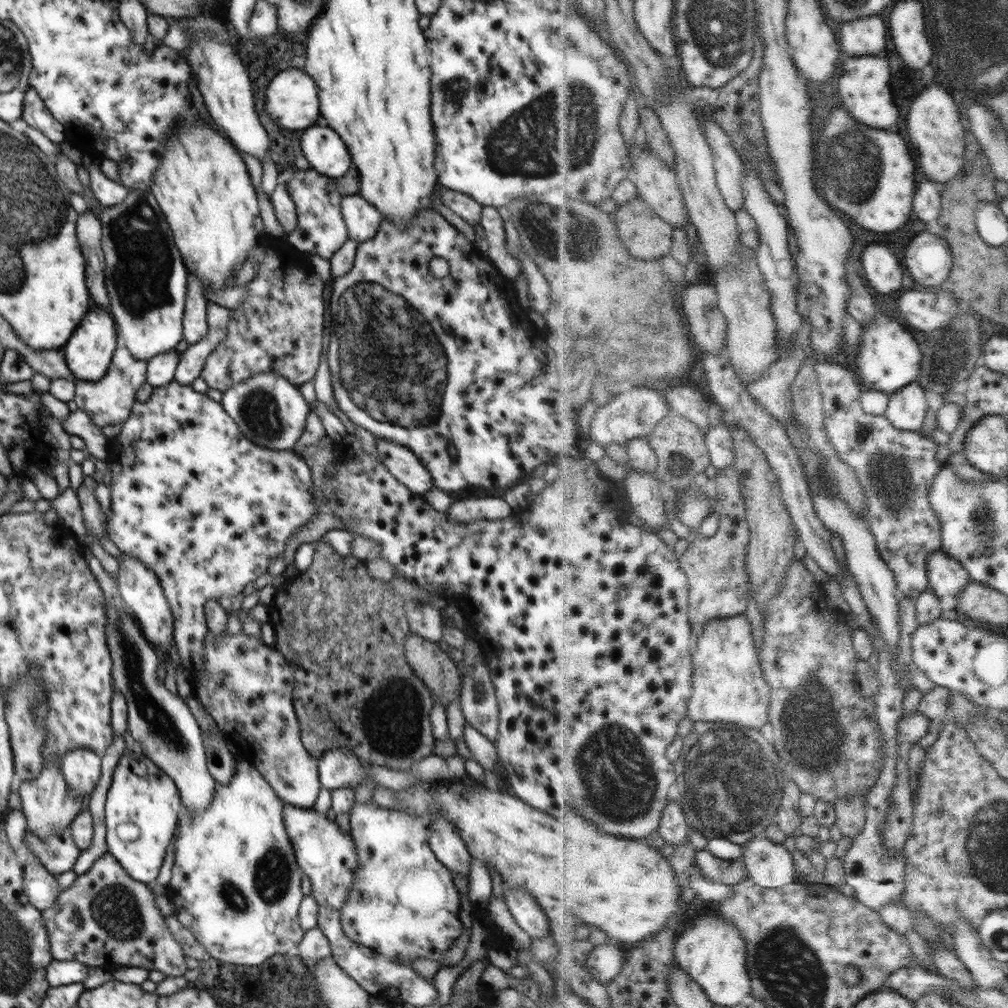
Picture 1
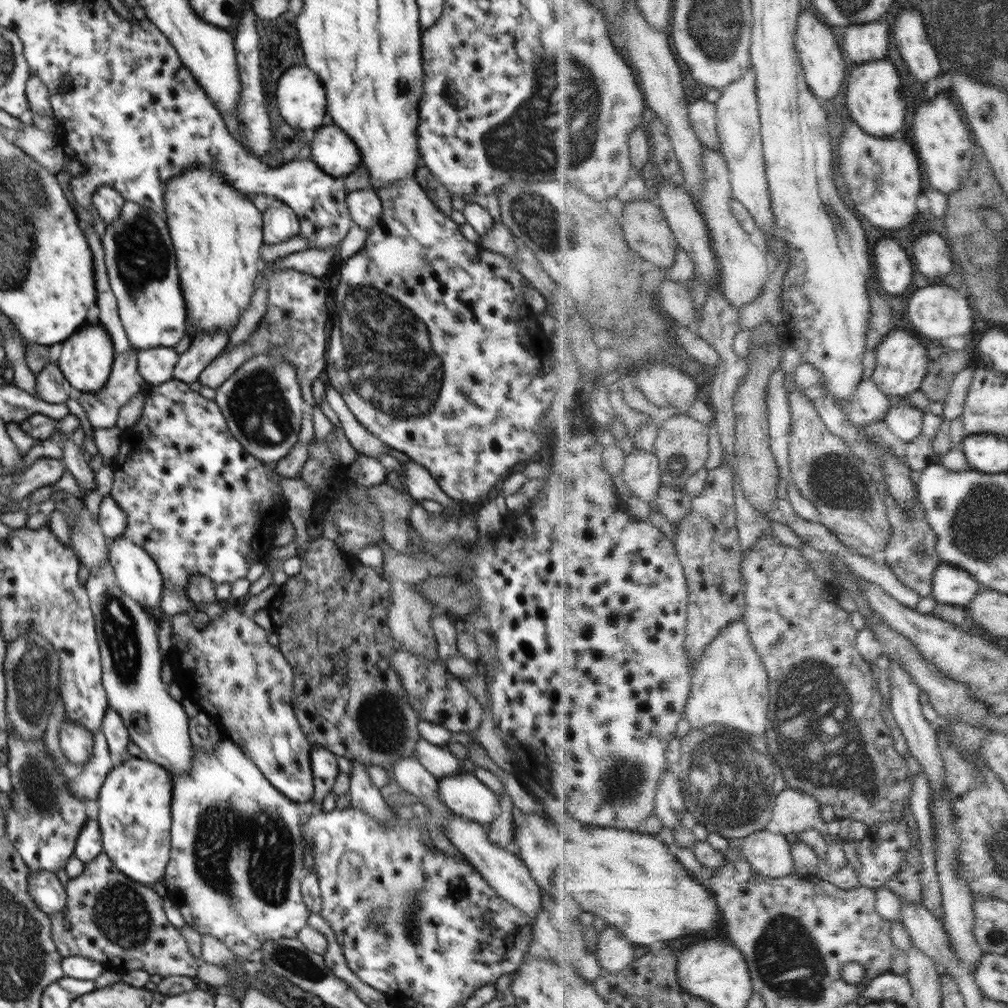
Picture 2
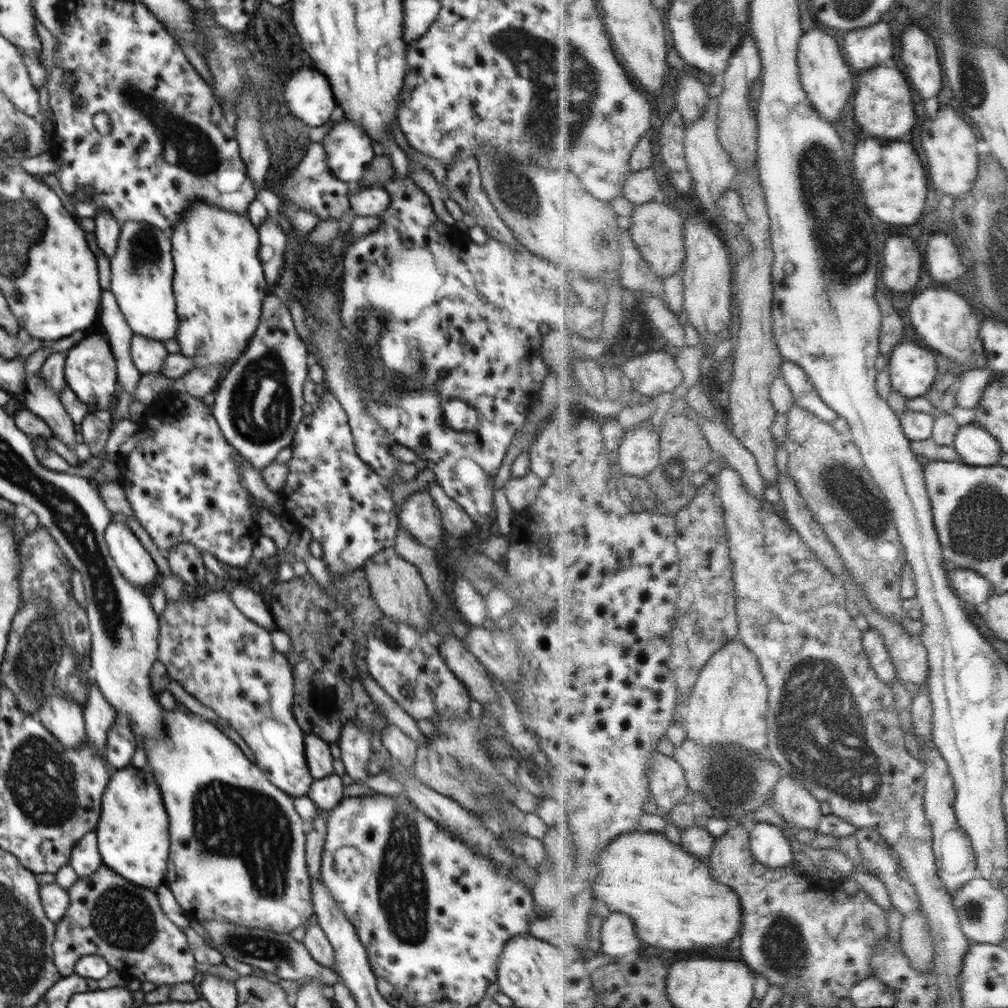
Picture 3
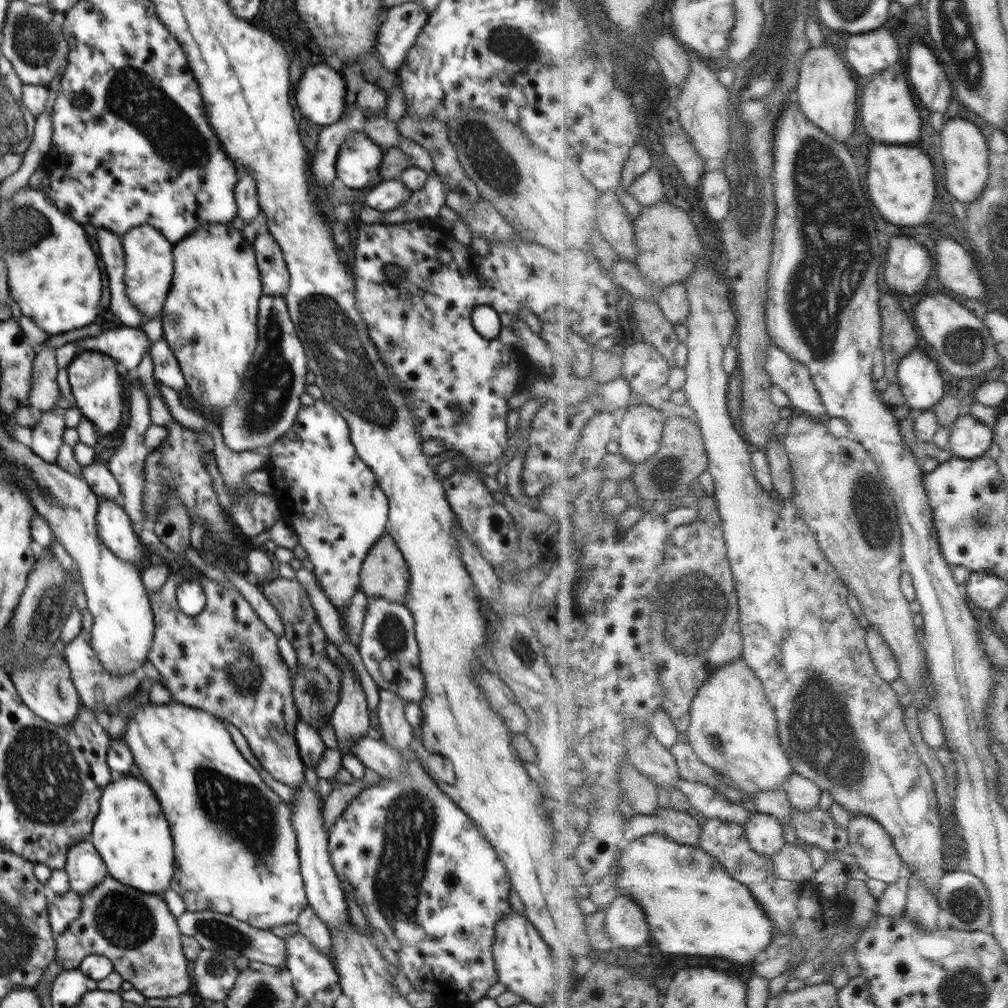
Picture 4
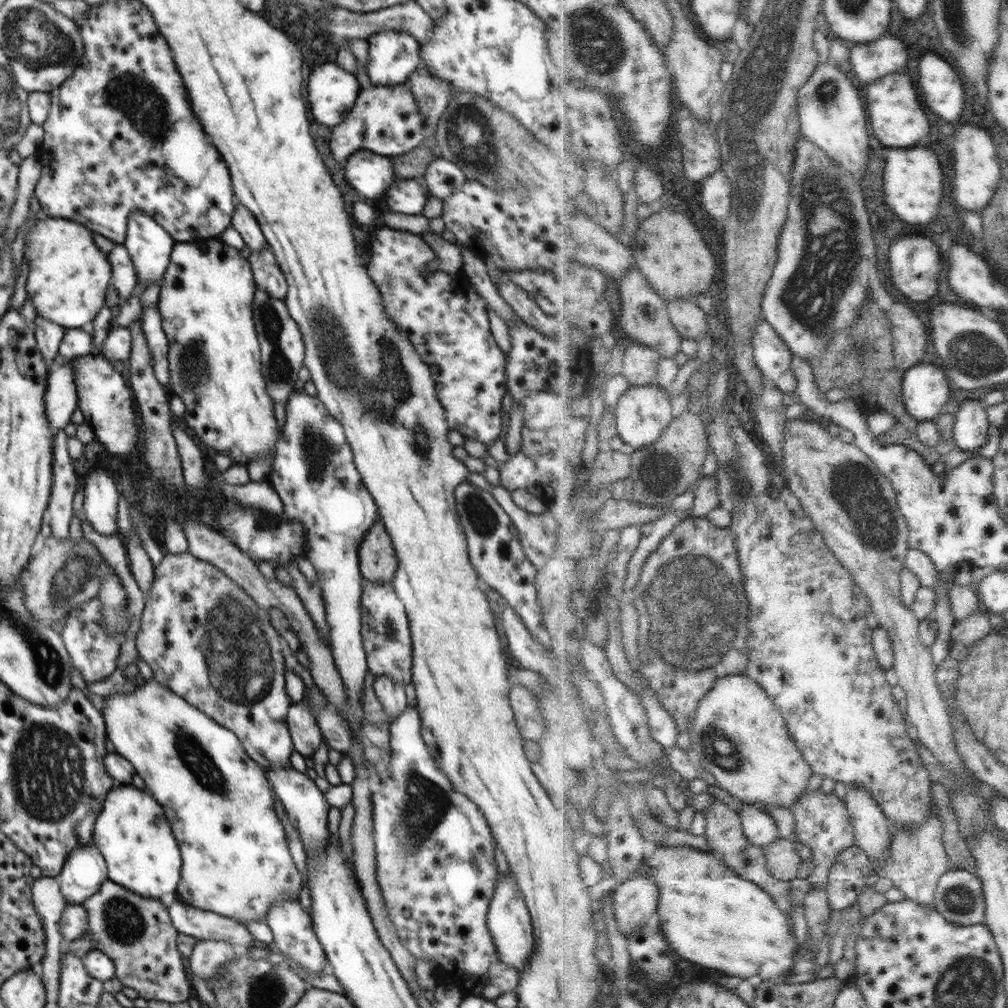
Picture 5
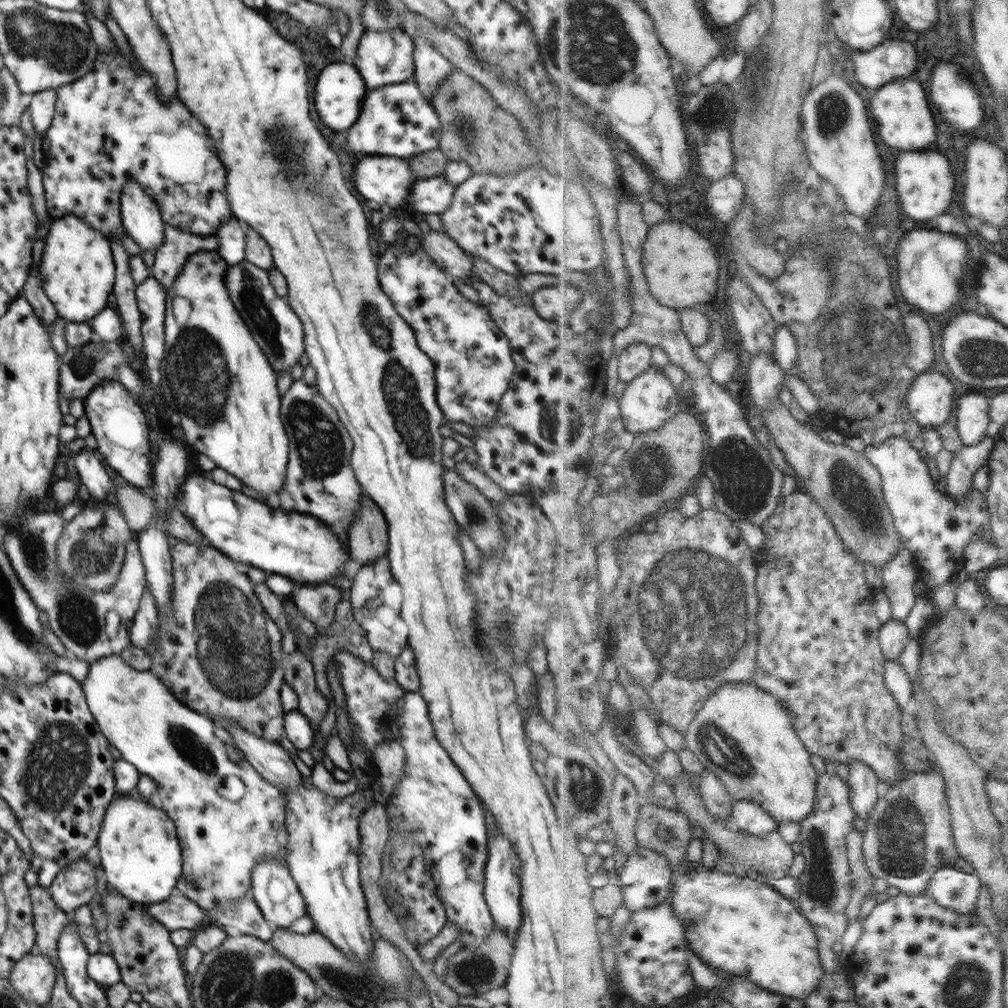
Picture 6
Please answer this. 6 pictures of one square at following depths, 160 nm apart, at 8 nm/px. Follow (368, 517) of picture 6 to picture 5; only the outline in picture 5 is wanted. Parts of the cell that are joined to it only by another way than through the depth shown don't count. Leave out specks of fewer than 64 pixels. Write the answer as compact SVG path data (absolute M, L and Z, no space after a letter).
M377 518L359 546L359 569L365 580L391 582L398 566L390 535Z

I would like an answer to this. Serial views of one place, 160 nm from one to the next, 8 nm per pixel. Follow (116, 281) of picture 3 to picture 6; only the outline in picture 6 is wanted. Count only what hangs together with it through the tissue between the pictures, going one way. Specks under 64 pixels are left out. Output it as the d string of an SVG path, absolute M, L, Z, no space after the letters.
M135 180L125 182L120 197L123 228L142 253L157 250L165 237L165 224L153 198Z

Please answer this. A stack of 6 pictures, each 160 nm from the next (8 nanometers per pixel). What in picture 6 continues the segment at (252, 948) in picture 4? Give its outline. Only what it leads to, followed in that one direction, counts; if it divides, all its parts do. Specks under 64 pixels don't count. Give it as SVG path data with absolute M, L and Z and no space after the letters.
M172 894L162 902L148 904L145 909L169 931L185 928L194 932L212 921L193 900L180 898L178 894Z

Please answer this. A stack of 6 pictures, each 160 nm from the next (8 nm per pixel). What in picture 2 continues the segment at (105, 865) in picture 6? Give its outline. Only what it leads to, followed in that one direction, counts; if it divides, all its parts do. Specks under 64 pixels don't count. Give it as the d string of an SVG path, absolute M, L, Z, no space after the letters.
M142 756L126 757L115 764L106 775L100 787L97 800L100 806L98 824L101 832L104 854L129 880L153 887L165 878L166 866L170 860L170 832L172 816L170 802L173 800L173 780L171 774L158 763L153 763Z

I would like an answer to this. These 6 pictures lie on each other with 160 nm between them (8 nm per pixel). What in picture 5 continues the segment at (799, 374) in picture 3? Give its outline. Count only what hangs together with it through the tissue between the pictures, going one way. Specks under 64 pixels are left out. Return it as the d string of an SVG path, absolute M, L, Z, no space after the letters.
M767 317L760 320L754 337L755 360L766 378L777 384L784 393L794 393L795 402L801 401L799 382L794 372L794 352L777 330L768 323Z

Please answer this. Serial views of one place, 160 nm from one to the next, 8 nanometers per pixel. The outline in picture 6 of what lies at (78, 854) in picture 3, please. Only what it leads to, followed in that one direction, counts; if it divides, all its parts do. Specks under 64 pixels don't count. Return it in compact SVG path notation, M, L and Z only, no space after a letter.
M84 856L62 868L47 890L52 900L71 916L78 907L92 900L97 880L96 866Z

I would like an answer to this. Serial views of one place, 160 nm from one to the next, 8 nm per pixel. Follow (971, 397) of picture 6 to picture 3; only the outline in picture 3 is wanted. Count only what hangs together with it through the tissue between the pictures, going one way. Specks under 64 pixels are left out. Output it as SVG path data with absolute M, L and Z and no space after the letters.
M976 422L964 425L958 433L954 447L962 454L962 460L972 465L996 465L1002 462L1002 443L985 426Z

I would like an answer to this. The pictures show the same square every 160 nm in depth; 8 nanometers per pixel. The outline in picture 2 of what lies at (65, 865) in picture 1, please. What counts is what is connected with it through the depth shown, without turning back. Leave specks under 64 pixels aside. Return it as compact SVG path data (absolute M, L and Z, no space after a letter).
M11 726L9 729L9 761L6 765L10 771L12 783L12 790L8 792L11 798L10 808L4 811L6 836L10 838L10 844L14 845L14 849L31 871L48 871L56 874L65 869L69 858L74 856L78 834L84 824L90 820L86 813L90 798L85 798L85 796L78 798L71 792L57 762L47 753L42 739L22 738Z

